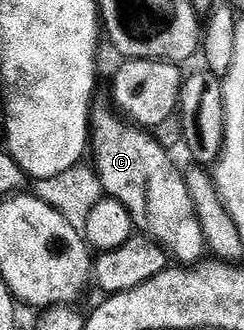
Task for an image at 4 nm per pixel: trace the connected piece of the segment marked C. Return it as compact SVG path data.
M105 105L105 117L97 117L92 111L89 135L91 153L95 155L93 167L103 185L103 190L110 198L117 199L125 205L136 230L158 243L176 262L183 265L200 262L207 253L206 243L193 199L189 195L186 176L177 169L166 149L151 136L154 134L128 123L112 106Z

